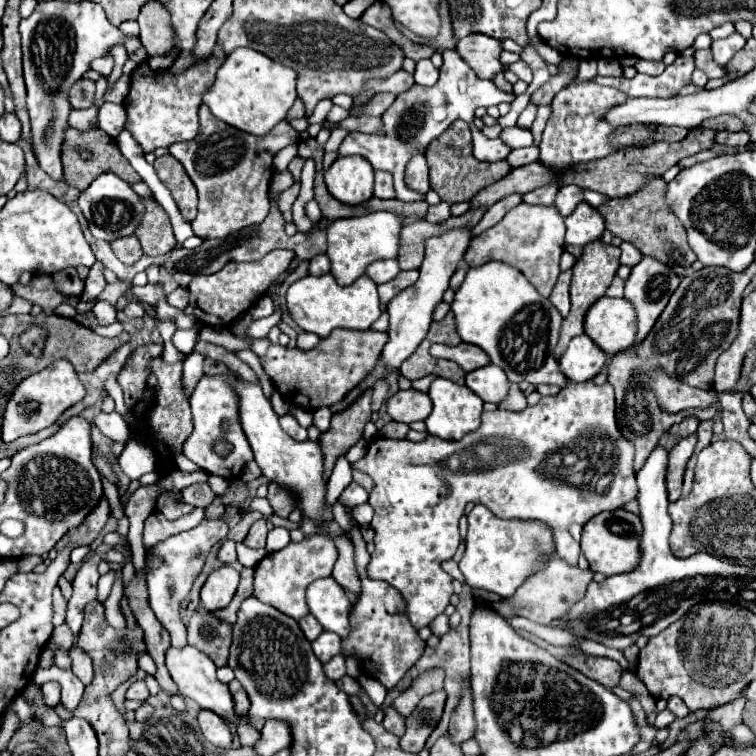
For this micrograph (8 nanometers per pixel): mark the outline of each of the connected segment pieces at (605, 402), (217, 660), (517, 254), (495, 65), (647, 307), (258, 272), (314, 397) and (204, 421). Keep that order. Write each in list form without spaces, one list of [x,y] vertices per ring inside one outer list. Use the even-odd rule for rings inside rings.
[[[566,380],[566,386],[556,396],[546,396],[536,406],[528,406],[522,412],[484,412],[480,428],[462,440],[442,440],[428,436],[424,442],[412,442],[406,438],[392,440],[378,436],[378,440],[372,440],[368,444],[364,456],[352,462],[352,468],[372,476],[376,484],[368,500],[374,508],[370,526],[376,534],[376,550],[372,552],[366,572],[370,578],[384,580],[402,594],[406,616],[416,630],[428,626],[432,618],[442,614],[450,604],[450,596],[454,594],[452,576],[442,570],[442,562],[452,558],[458,548],[458,520],[464,514],[468,502],[484,504],[498,518],[538,518],[542,522],[548,522],[553,528],[557,555],[566,558],[566,562],[574,566],[581,553],[580,543],[570,536],[568,528],[572,524],[586,524],[590,518],[604,510],[622,508],[624,504],[636,500],[638,494],[634,446],[620,434],[612,384],[606,382],[602,386],[596,386],[592,380]],[[488,440],[496,442],[494,452],[486,460],[484,444]],[[498,446],[518,448],[508,448],[500,458]]]
[[[200,610],[188,622],[188,644],[208,654],[216,666],[224,666],[230,648],[230,624]]]
[[[522,202],[520,206],[512,208],[496,226],[474,238],[464,260],[470,266],[480,266],[490,260],[506,262],[518,268],[536,286],[536,290],[548,298],[560,274],[558,262],[564,252],[564,232],[564,216],[556,210],[556,206],[532,206]]]
[[[468,34],[456,44],[456,48],[480,78],[490,80],[504,70],[500,64],[502,42],[496,42],[496,38],[488,38],[486,34]]]
[[[644,256],[632,268],[630,278],[624,286],[624,296],[636,306],[638,312],[636,342],[642,342],[646,338],[678,284],[680,278],[674,274],[674,270],[652,256]]]
[[[272,250],[258,262],[228,262],[228,266],[224,266],[224,270],[218,270],[216,274],[198,274],[188,284],[190,304],[184,312],[208,326],[230,326],[236,320],[236,316],[240,316],[258,298],[264,296],[264,292],[270,288],[270,282],[276,276],[286,272],[292,258],[292,250]]]
[[[334,330],[328,338],[320,340],[320,344],[308,352],[298,348],[270,346],[268,354],[262,358],[262,366],[278,392],[294,406],[302,406],[306,410],[316,410],[320,406],[330,406],[346,396],[376,364],[382,348],[388,340],[386,332],[374,330]]]
[[[228,370],[228,374],[222,376],[202,376],[192,398],[190,398],[190,408],[192,408],[192,422],[194,422],[194,430],[188,436],[188,440],[182,446],[182,452],[186,458],[190,458],[196,466],[200,466],[202,470],[222,476],[222,478],[236,478],[242,468],[254,460],[254,454],[248,446],[248,438],[244,438],[244,430],[240,426],[240,412],[238,412],[238,398],[236,398],[236,390],[232,390],[232,378],[238,378],[238,374],[234,370]],[[224,420],[230,420],[230,432],[224,434],[220,430],[220,424]],[[218,438],[226,440],[232,450],[226,456],[218,456],[214,450],[214,444],[218,442]]]

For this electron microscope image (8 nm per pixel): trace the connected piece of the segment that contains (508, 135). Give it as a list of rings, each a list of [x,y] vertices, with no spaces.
[[[518,126],[504,128],[500,132],[500,138],[510,148],[526,148],[526,146],[532,146],[532,134],[530,134],[530,130],[524,130],[524,128],[518,128]]]

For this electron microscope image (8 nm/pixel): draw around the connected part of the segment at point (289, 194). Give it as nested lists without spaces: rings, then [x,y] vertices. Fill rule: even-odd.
[[[294,184],[278,196],[278,208],[280,208],[286,222],[292,222],[292,204],[294,204],[298,192],[300,192],[300,184]]]

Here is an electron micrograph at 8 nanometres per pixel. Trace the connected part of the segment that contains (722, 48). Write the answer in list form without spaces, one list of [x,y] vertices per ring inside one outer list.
[[[734,32],[732,36],[728,36],[728,38],[724,38],[724,40],[712,42],[714,60],[716,60],[720,66],[726,66],[726,64],[730,62],[730,58],[732,58],[738,50],[742,50],[744,44],[746,44],[746,40],[744,40],[738,32]]]

